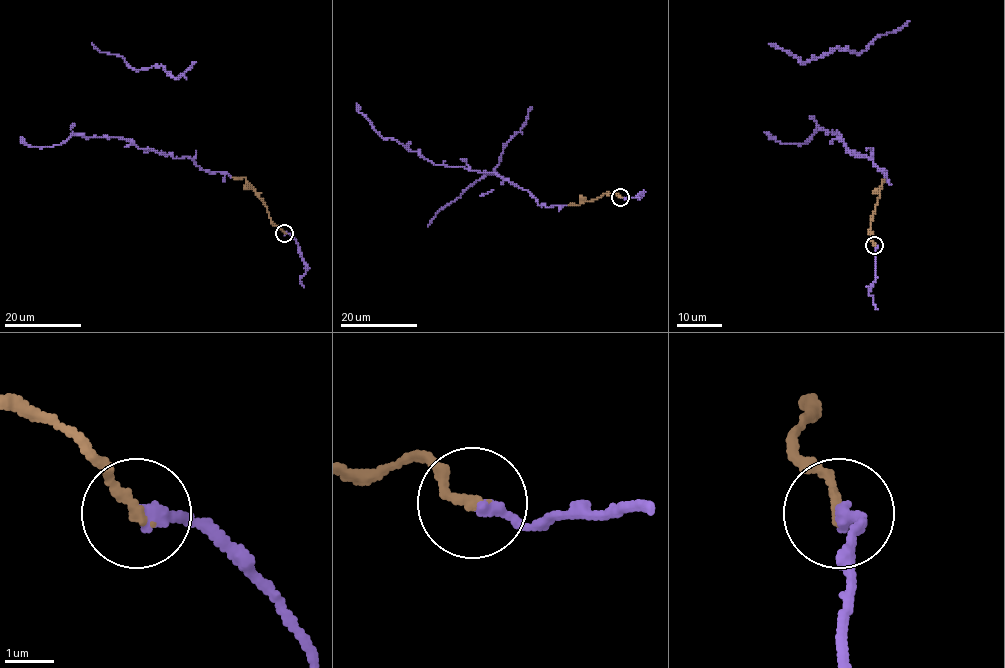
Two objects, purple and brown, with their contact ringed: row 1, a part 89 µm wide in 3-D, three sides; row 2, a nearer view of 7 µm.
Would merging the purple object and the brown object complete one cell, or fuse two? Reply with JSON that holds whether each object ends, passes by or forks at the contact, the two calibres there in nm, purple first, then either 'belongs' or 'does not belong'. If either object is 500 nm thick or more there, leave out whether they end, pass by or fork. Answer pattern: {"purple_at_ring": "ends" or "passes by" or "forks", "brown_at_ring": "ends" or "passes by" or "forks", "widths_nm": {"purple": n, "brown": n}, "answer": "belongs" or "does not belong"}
{"purple_at_ring": "ends", "brown_at_ring": "ends", "widths_nm": {"purple": 280, "brown": 220}, "answer": "belongs"}

